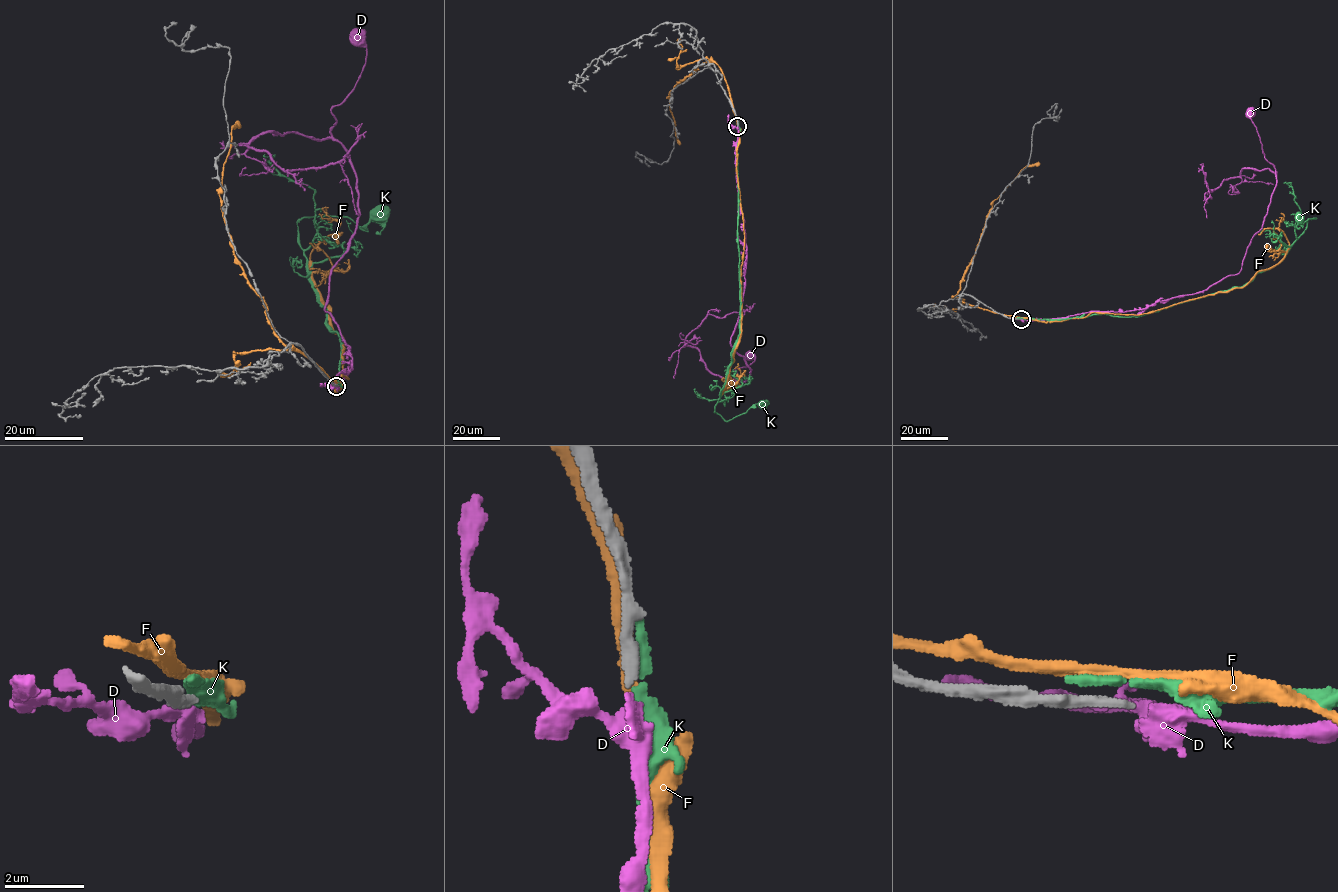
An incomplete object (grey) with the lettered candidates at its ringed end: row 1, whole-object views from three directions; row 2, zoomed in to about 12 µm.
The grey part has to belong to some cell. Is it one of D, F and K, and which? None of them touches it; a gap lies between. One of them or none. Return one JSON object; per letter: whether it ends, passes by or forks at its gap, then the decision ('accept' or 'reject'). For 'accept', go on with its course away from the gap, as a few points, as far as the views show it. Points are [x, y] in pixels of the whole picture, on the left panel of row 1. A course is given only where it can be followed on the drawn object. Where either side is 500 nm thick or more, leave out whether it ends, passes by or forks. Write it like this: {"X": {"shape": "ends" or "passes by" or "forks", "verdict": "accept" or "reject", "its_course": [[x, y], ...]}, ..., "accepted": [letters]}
{"D": {"shape": "forks", "verdict": "accept", "its_course": [[337, 386], [351, 357], [325, 310], [332, 268], [355, 231], [358, 194], [331, 109], [365, 63], [356, 38]]}, "F": {"shape": "passes by", "verdict": "reject"}, "K": {"shape": "passes by", "verdict": "reject"}, "accepted": ["D"]}

